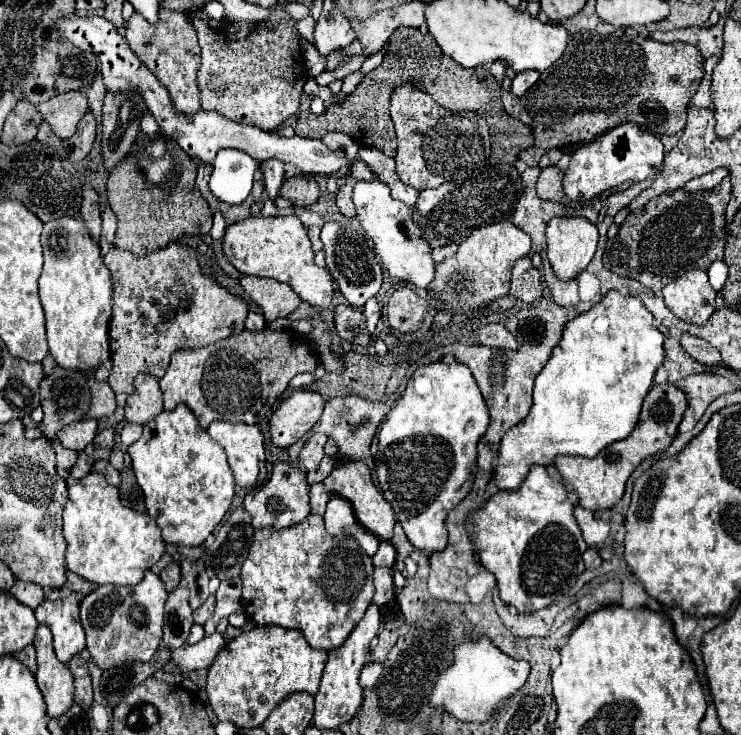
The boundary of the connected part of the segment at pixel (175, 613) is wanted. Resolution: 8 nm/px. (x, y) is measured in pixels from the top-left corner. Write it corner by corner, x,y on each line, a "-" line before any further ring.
176,587
166,601
166,625
164,625
164,647
178,649
186,643
192,627
192,609
188,605
188,589

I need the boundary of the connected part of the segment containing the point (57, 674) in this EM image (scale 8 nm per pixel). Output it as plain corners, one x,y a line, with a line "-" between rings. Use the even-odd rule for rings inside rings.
40,625
34,637
38,671
36,681
48,705
48,717
60,717
72,707
74,677
66,663
60,663
54,655
52,633
46,625

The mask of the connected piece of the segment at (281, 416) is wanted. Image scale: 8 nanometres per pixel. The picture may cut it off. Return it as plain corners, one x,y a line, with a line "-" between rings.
294,391
270,417
270,441
276,447
290,447
314,427
324,409
320,393

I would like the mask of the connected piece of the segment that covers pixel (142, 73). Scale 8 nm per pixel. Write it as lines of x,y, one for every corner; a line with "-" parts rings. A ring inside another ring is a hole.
70,15
70,17
60,17
56,21
56,25
60,27
60,33
70,39
76,47
92,51
100,63
102,63
102,75
104,75
104,83
108,87
108,91
112,93
122,93
122,91
140,91
142,97
146,99
146,105
150,109
150,113
156,117
162,133
170,139
174,139
190,157
196,157
204,163
212,163
212,159
216,157
216,153
220,149
238,149
248,153
252,159
256,161
266,161
266,159
280,159
286,165
294,165
294,169
300,169
302,173
310,173
310,175
334,175
338,173
342,167
346,167
348,171
352,169
352,163
344,153
340,151
332,151
328,149
322,141
318,139
306,139
306,137
280,137
276,131
268,133
262,131
258,127
252,125
244,125
244,123
234,123
230,119
226,119
224,115
220,115
218,111
204,111
200,109
196,115
180,115
176,113
176,109
170,103
170,95
168,89
140,63
140,59
134,55
134,51
130,49
130,45
126,43
126,39
122,35
118,35
116,27
98,15

